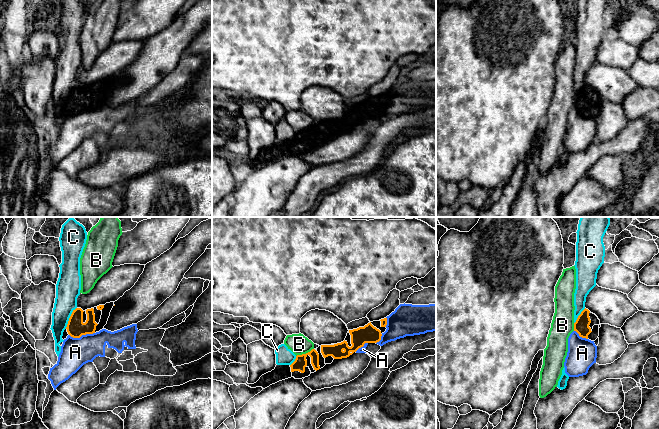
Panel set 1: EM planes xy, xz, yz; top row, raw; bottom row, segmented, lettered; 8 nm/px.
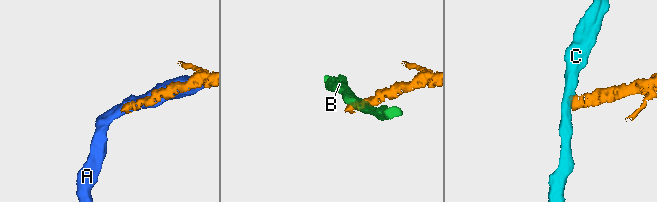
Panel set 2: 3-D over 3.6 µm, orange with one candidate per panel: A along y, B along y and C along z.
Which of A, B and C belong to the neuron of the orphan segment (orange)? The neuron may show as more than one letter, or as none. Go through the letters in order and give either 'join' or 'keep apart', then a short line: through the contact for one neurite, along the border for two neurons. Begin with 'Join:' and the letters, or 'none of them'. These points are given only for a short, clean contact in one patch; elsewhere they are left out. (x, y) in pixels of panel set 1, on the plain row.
Join: none of them
A: keep apart
B: keep apart; line xz (313, 124), (296, 132)
C: keep apart; line xy (76, 83), (65, 104)

